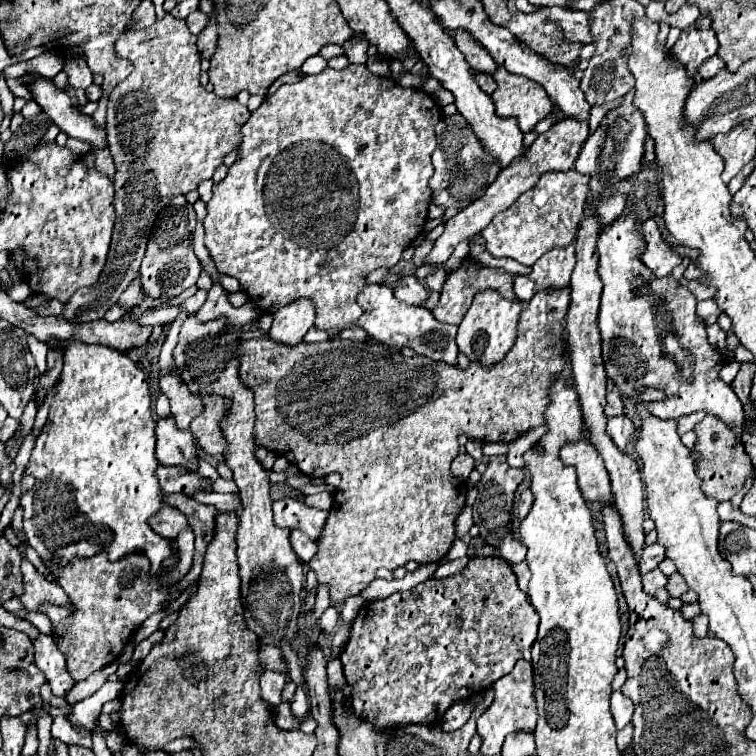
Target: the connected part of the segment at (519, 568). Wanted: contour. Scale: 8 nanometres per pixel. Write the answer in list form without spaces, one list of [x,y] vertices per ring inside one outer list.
[[[521,561],[521,563],[509,563],[509,565],[511,565],[511,569],[513,569],[513,571],[515,571],[515,575],[517,575],[519,589],[527,593],[527,581],[529,581],[529,577],[531,577],[527,563],[525,563],[525,561]]]

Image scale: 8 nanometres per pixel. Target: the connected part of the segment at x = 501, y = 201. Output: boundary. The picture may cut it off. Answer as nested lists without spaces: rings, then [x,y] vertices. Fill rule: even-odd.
[[[561,119],[561,121],[555,123],[549,131],[541,133],[541,135],[533,141],[533,145],[527,149],[527,155],[519,157],[519,161],[511,163],[507,169],[501,169],[499,177],[487,187],[487,191],[483,193],[483,197],[475,199],[471,205],[467,205],[465,209],[461,209],[455,217],[451,217],[451,219],[445,223],[443,235],[435,241],[431,253],[427,255],[427,263],[443,265],[443,263],[451,257],[453,249],[455,249],[461,241],[467,241],[467,239],[473,237],[475,233],[481,233],[499,211],[511,207],[521,193],[525,193],[527,189],[531,189],[531,187],[539,181],[539,177],[541,177],[543,173],[573,169],[575,157],[579,155],[579,149],[581,149],[581,145],[585,143],[587,137],[589,137],[589,125],[587,125],[587,123],[579,123],[579,121],[571,121],[571,119]]]

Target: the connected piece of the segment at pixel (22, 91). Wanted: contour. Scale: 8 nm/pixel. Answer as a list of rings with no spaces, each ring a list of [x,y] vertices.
[[[7,79],[7,85],[9,85],[9,89],[13,91],[15,97],[25,97],[27,101],[33,99],[33,97],[31,97],[31,91],[29,91],[25,85],[21,85],[17,79]]]

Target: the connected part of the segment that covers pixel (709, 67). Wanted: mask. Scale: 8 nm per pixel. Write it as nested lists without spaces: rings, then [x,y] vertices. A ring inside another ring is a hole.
[[[711,57],[711,61],[705,61],[703,67],[697,69],[697,73],[695,73],[695,85],[701,85],[701,83],[713,79],[725,67],[727,65],[725,65],[725,61],[721,57]]]

